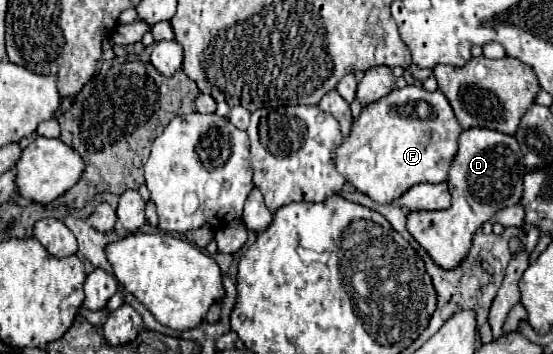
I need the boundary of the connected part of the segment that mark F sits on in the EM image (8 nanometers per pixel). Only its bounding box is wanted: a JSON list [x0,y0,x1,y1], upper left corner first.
[336,84,462,204]

